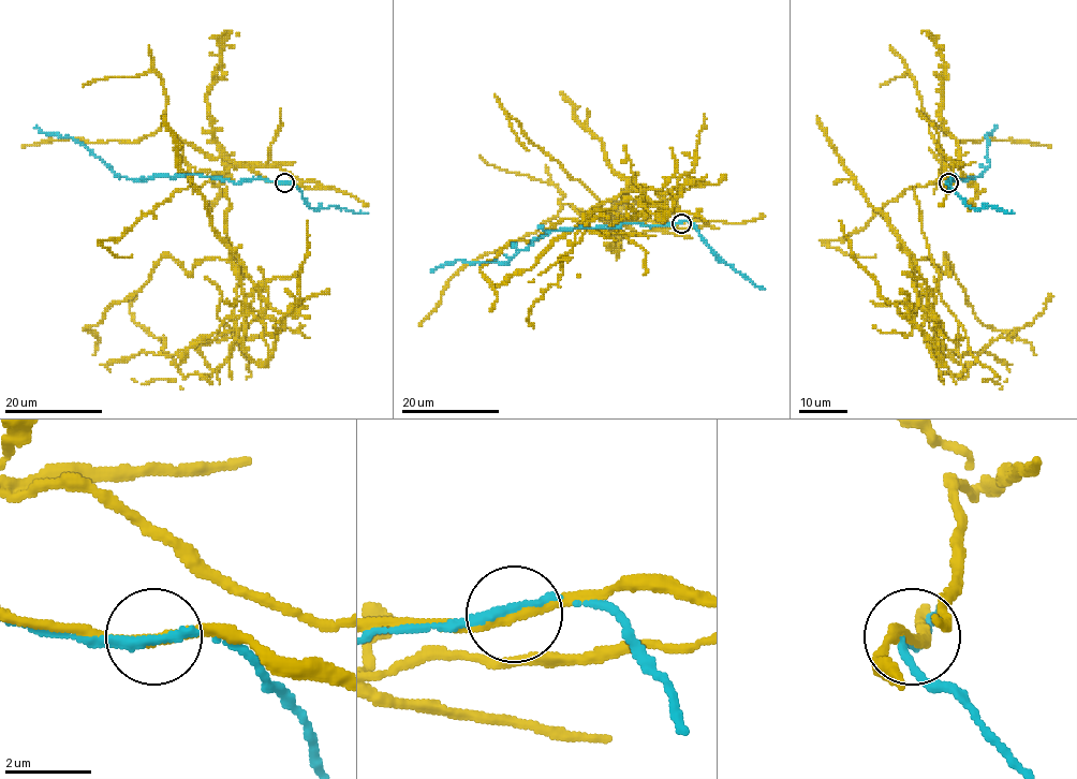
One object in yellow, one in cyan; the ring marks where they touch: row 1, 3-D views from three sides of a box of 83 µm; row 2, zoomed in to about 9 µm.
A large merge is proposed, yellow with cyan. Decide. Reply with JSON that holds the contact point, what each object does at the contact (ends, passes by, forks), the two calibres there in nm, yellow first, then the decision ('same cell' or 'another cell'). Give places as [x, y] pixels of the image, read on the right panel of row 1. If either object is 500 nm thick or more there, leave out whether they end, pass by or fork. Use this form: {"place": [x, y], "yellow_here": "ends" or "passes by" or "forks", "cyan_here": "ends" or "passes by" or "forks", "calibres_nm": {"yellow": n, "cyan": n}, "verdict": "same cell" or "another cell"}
{"place": [948, 182], "yellow_here": "passes by", "cyan_here": "ends", "calibres_nm": {"yellow": 240, "cyan": 280}, "verdict": "another cell"}

